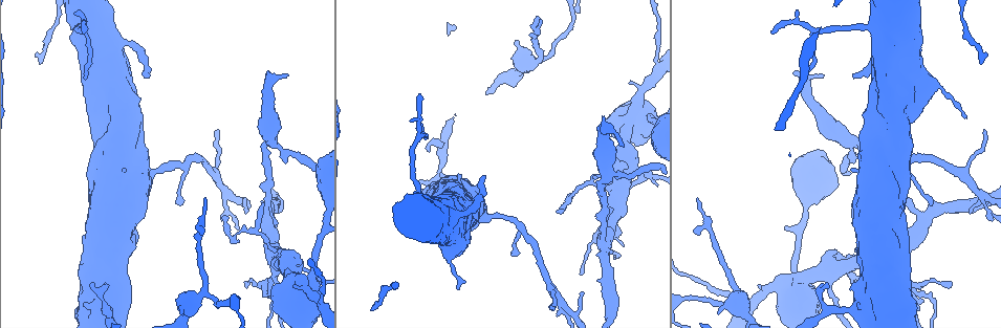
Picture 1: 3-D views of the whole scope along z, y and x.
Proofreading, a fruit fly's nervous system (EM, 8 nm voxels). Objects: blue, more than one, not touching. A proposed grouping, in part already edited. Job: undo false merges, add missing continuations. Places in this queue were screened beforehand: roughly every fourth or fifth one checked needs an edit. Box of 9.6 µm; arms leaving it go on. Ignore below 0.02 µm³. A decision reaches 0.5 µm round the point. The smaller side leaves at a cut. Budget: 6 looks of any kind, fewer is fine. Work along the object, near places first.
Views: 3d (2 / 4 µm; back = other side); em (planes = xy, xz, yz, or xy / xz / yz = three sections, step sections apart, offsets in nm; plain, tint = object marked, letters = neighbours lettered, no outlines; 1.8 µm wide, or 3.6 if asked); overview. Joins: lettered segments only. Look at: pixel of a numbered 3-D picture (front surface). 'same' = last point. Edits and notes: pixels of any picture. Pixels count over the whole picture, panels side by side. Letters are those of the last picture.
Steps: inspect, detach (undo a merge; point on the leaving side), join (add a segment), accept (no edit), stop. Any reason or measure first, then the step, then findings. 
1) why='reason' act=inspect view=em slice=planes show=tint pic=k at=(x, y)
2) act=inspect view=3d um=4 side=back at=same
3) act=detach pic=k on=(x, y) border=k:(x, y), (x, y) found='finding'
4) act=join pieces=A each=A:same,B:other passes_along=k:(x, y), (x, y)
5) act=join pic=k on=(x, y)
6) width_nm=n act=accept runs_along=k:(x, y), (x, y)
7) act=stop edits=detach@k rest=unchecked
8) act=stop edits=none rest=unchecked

act=inspect view=3d um=4 pic=1 at=(615, 210)

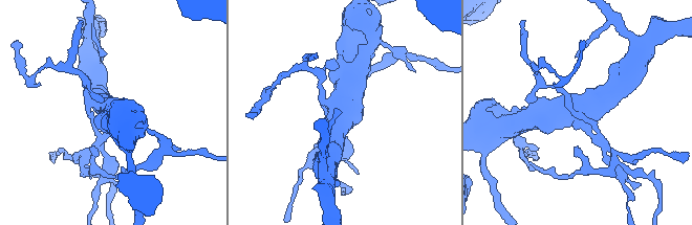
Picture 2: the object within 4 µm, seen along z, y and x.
why='shape alone is not enough' act=inspect view=em slice=planes show=tint pic=2 at=(344, 114)

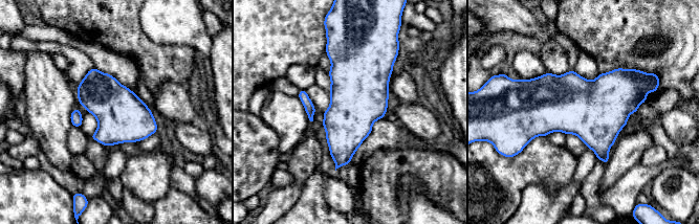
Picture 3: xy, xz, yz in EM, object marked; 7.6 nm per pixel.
act=inspect view=em slice=planes show=letters at=same

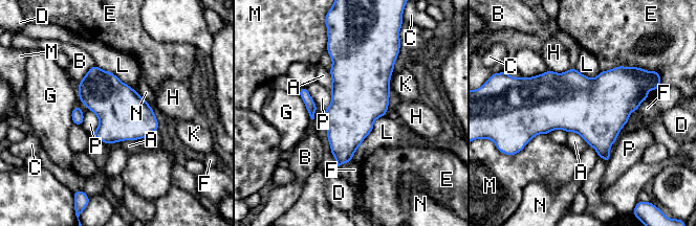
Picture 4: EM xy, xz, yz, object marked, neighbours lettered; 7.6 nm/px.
width_nm=380 longest_contact=L:440nm act=accept each=A:other,B:other,C:other,D:other,E:other,F:other,G:other,H:other,K:other,L:other,M:other,N:other,P:other found='all the same neuron'

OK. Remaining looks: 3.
why='an open end' act=inspect view=em slice=xy step=4 show=tint pic=1 at=(264, 204)

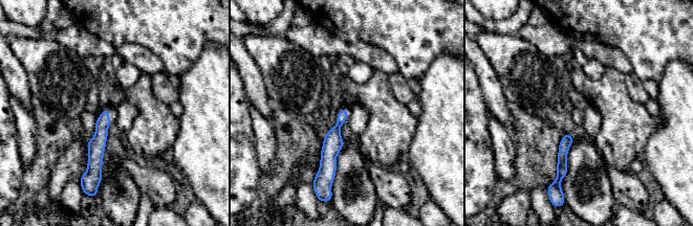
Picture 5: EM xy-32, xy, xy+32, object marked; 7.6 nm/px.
act=inspect view=em slice=planes show=letters at=same

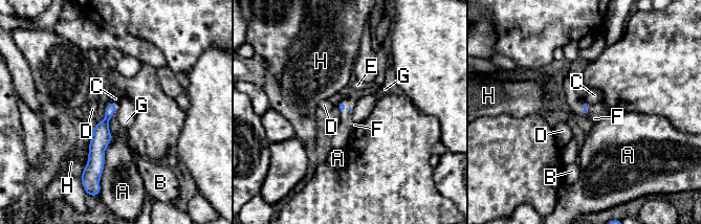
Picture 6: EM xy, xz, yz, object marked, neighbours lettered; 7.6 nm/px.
act=accept each=A:other,B:other,C:other,D:other,E:other,F:other,G:other,H:other border=6:(113, 102), (116, 112), (110, 118) found='no lettered segment goes on from it'

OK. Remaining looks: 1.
act=stop edits=none rest=unchecked

